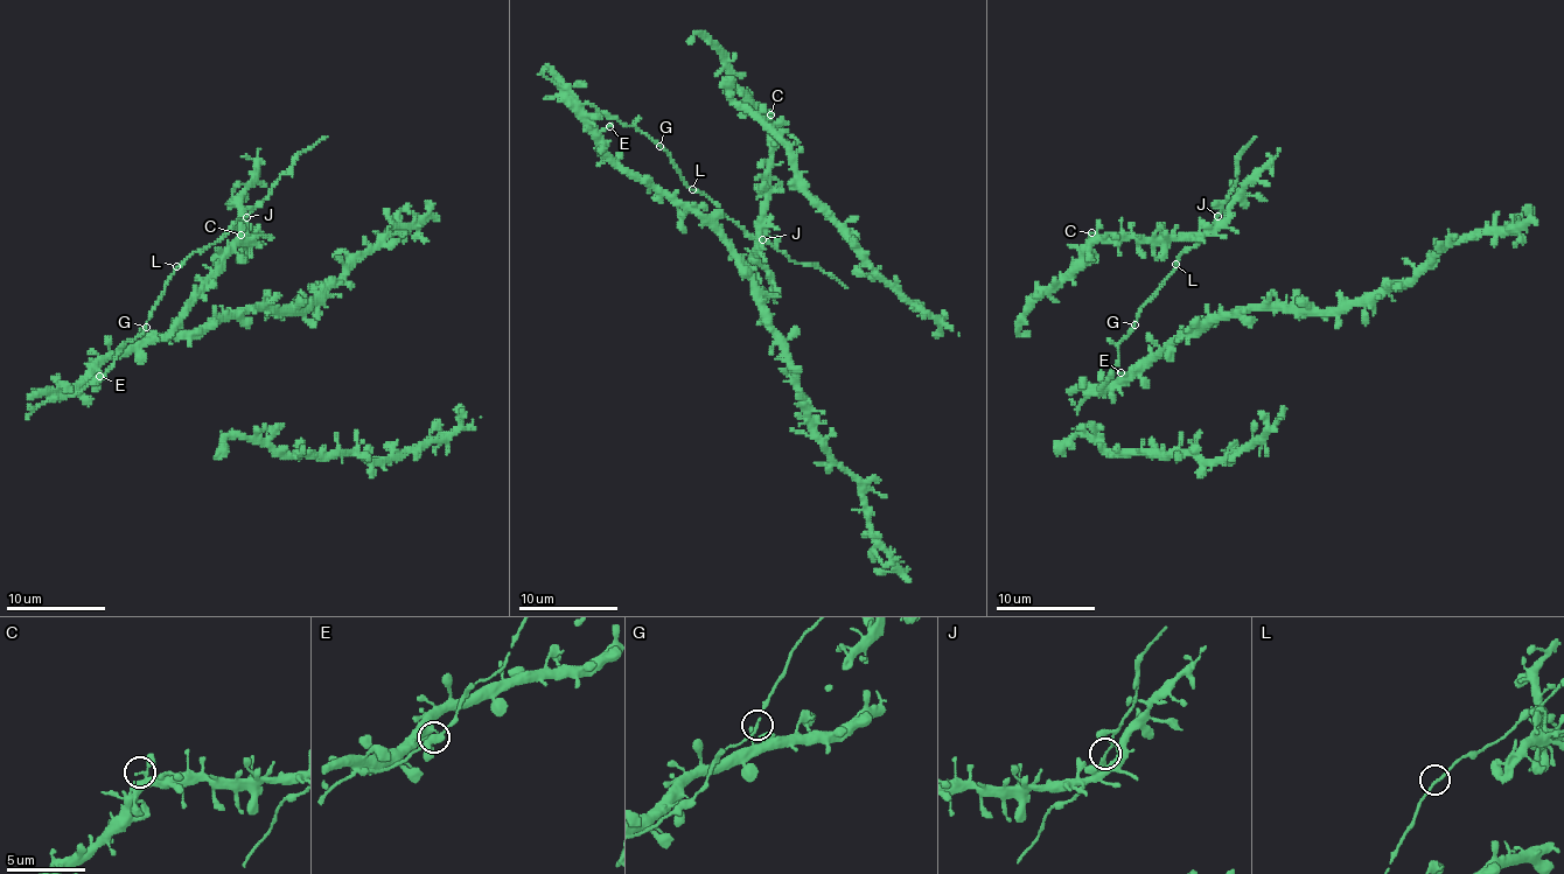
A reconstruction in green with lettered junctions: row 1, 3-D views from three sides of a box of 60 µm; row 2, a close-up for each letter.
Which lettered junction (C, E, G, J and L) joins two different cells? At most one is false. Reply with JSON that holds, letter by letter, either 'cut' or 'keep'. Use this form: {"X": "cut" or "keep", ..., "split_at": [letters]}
{"C": "keep", "E": "keep", "G": "keep", "J": "keep", "L": "keep", "split_at": []}

